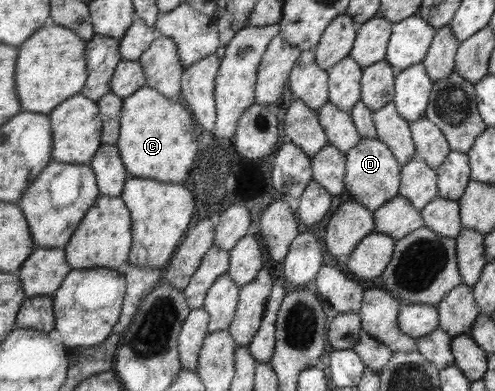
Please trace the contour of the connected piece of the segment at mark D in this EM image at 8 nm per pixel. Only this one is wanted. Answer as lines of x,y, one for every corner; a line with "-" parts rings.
361,138
358,144
347,152
346,190
353,202
365,206
371,213
382,208
391,197
398,195
398,180
401,167
387,149
385,143

